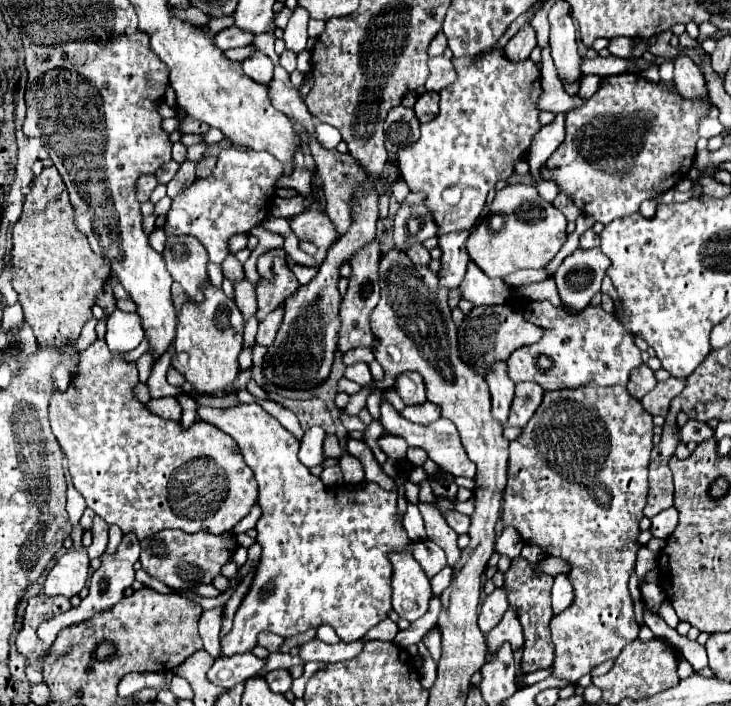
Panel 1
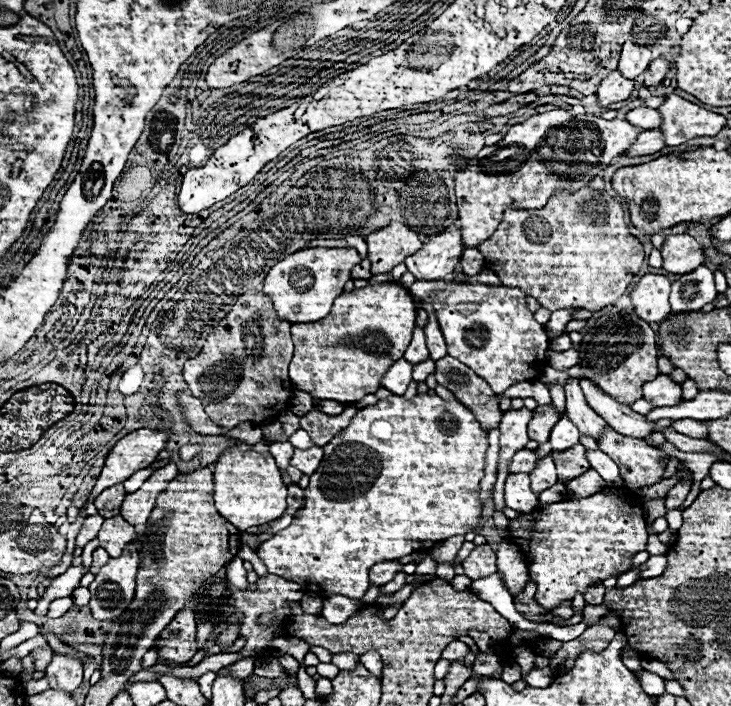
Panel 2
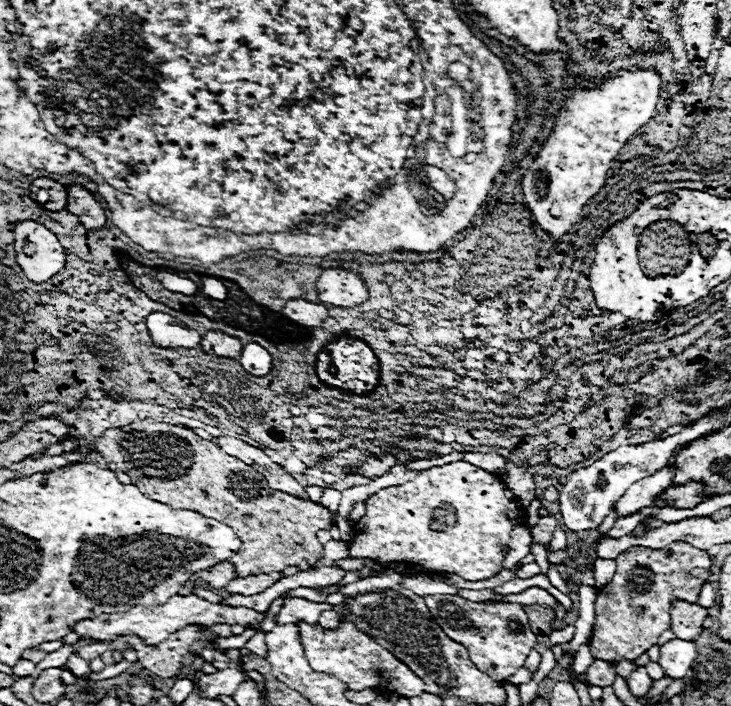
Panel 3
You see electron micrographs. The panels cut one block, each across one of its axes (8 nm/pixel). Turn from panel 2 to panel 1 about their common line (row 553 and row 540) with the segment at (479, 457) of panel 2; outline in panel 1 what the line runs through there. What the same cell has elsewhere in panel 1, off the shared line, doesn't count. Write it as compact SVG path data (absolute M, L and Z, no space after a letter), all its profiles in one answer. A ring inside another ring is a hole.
M256 402L240 404L236 408L198 406L196 414L236 440L246 464L258 480L258 506L262 508L262 516L256 524L256 540L262 546L262 556L252 584L234 614L232 630L220 640L220 658L252 652L258 644L260 632L274 632L282 638L292 638L326 624L334 628L342 642L354 642L364 638L364 634L378 622L386 620L392 610L390 554L412 554L412 540L404 530L404 516L398 512L398 492L384 490L380 484L368 480L354 488L348 488L348 484L326 488L322 480L310 474L310 470L298 460L298 440Z

